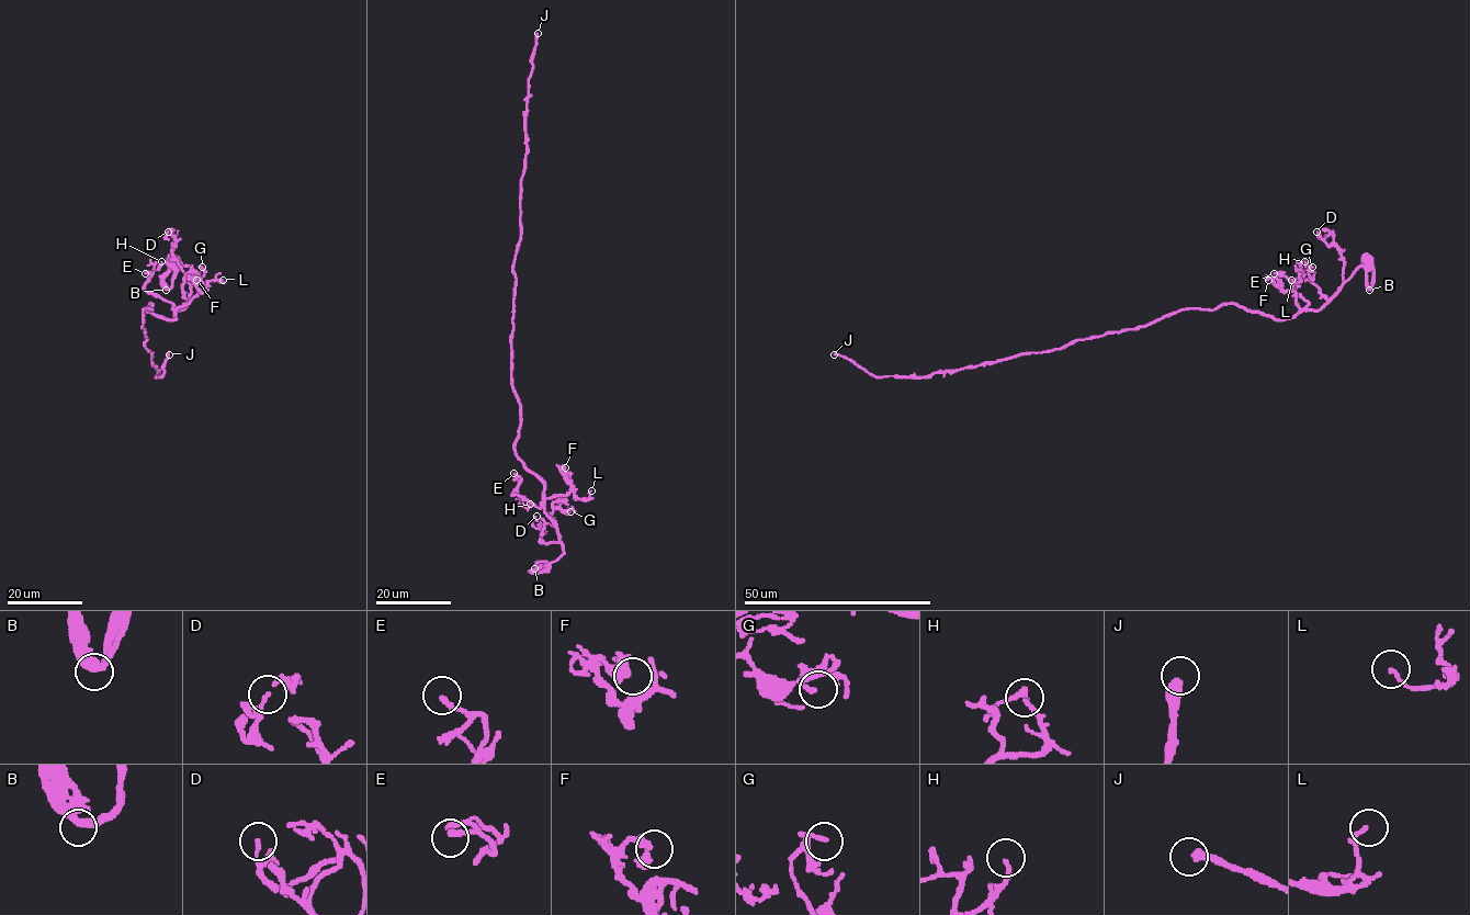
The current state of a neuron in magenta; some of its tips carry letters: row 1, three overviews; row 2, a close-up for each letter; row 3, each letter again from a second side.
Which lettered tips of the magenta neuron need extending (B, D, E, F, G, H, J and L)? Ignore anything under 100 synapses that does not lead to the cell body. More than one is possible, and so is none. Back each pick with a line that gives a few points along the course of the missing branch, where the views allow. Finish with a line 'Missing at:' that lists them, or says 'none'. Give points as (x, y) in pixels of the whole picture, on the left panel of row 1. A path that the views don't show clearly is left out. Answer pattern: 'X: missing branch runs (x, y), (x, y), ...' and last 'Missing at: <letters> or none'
J: missing branch runs (169, 354), (189, 371), (237, 293), (204, 174), (241, 69), (200, 31), (235, 17)
Missing at: J

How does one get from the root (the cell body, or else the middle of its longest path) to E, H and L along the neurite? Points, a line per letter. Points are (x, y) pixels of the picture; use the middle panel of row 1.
E: (541, 567), (563, 554), (557, 526), (544, 506), (512, 495), (520, 478), (513, 473)
H: (541, 567), (558, 557), (563, 545), (544, 506), (536, 507), (512, 494), (518, 494), (524, 507), (530, 504)
L: (541, 567), (563, 554), (557, 526), (544, 510), (544, 500), (572, 490), (577, 498), (587, 499), (591, 490)

